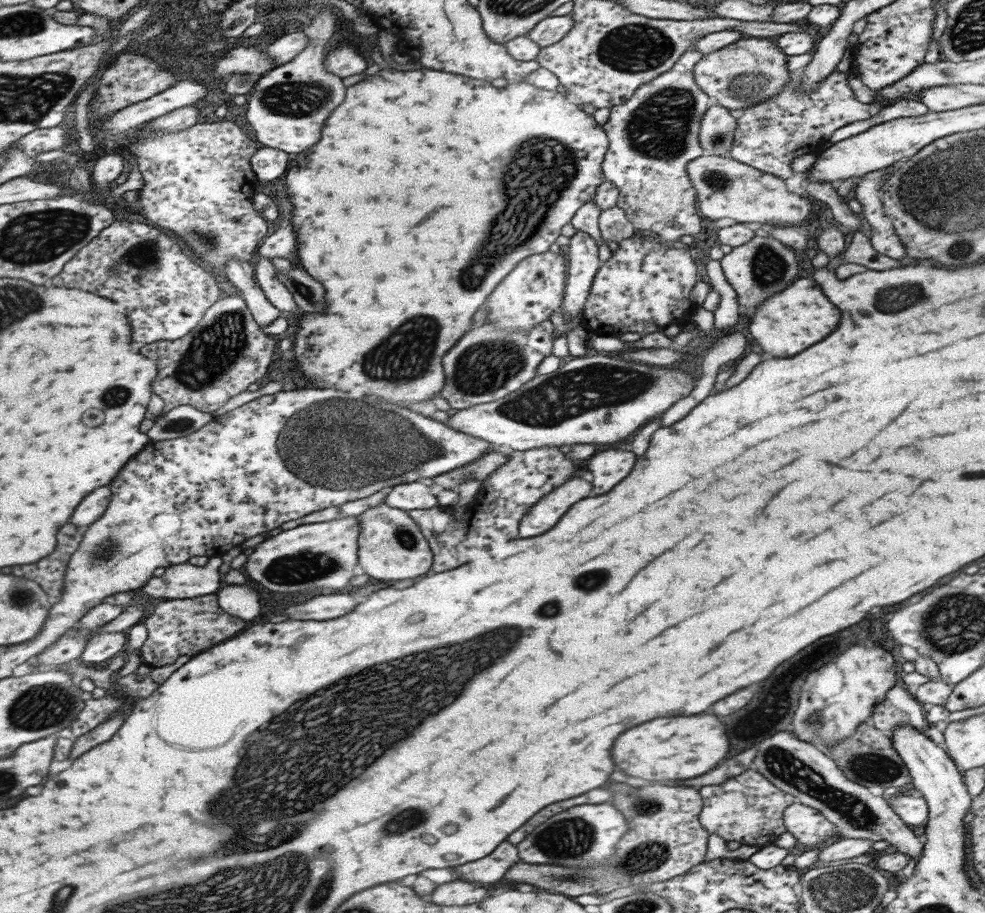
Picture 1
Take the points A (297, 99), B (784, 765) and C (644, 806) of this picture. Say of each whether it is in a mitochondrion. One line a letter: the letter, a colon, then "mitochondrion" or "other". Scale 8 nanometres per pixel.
A: mitochondrion
B: mitochondrion
C: mitochondrion

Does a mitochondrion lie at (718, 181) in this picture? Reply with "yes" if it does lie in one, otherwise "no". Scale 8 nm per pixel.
yes

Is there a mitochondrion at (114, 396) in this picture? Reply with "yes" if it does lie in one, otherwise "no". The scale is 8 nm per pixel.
yes

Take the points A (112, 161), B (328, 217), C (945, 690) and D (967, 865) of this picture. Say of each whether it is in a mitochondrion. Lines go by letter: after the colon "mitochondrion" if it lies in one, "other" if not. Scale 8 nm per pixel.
A: other
B: other
C: other
D: other

